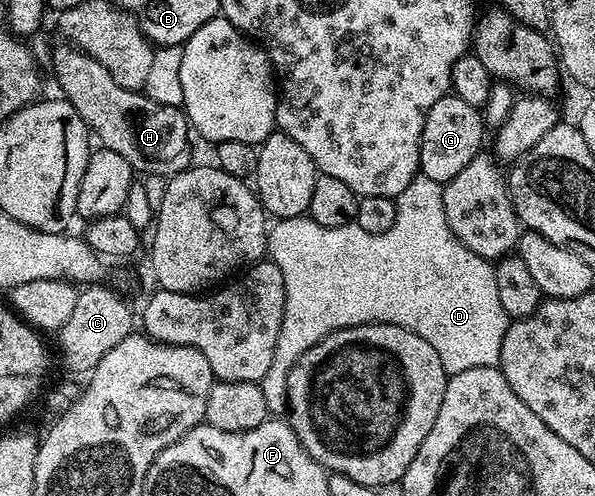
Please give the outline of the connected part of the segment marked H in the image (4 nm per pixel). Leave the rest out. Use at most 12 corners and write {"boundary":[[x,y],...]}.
{"boundary":[[56,46],[59,93],[133,171],[193,165],[181,107],[122,88],[77,46]]}

